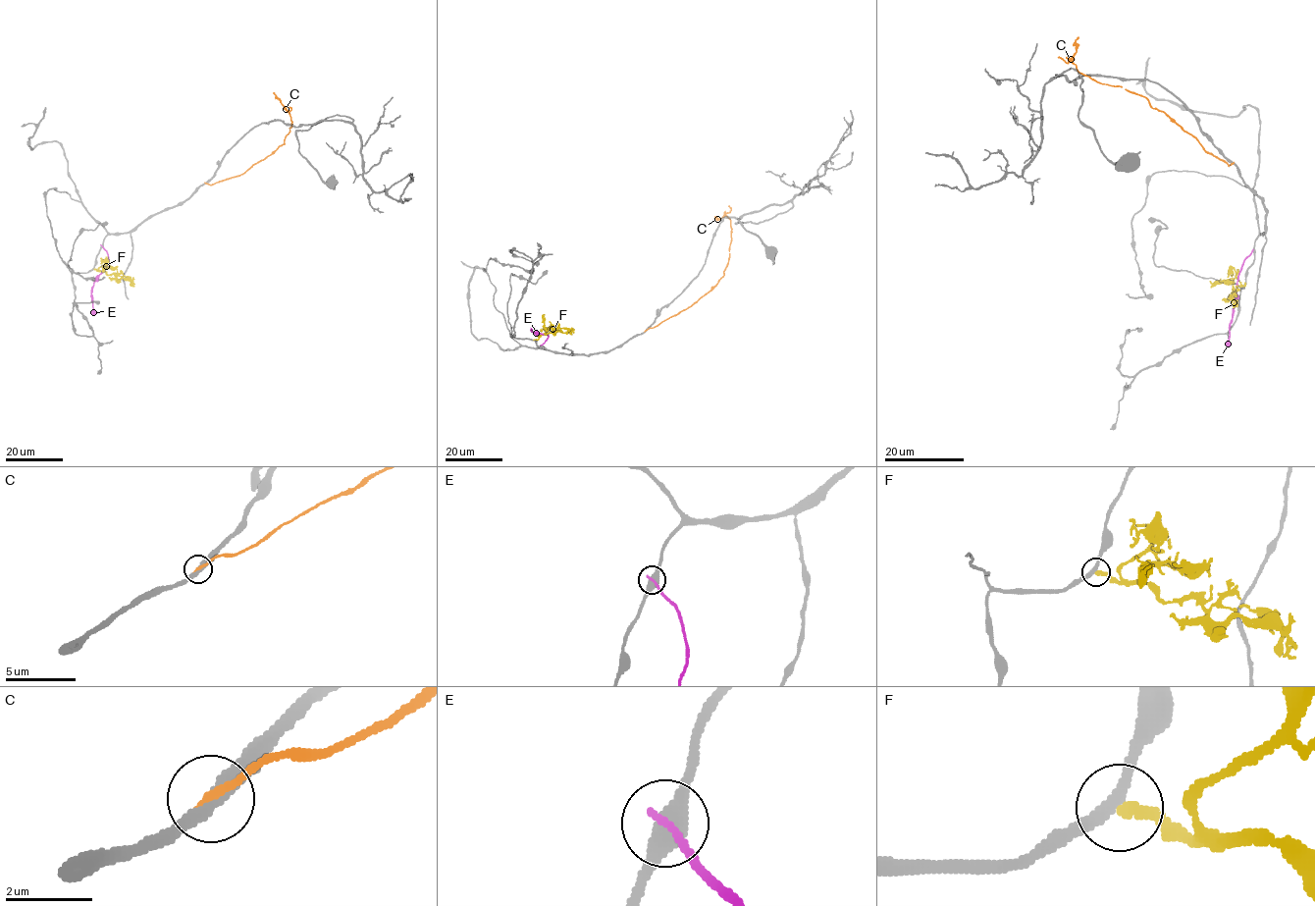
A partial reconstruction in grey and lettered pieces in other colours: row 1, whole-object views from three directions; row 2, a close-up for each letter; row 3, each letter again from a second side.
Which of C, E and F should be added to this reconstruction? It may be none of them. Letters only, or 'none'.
none

